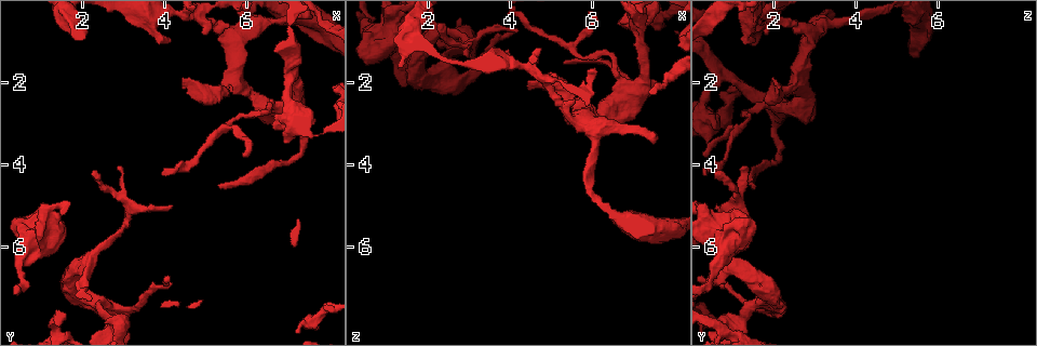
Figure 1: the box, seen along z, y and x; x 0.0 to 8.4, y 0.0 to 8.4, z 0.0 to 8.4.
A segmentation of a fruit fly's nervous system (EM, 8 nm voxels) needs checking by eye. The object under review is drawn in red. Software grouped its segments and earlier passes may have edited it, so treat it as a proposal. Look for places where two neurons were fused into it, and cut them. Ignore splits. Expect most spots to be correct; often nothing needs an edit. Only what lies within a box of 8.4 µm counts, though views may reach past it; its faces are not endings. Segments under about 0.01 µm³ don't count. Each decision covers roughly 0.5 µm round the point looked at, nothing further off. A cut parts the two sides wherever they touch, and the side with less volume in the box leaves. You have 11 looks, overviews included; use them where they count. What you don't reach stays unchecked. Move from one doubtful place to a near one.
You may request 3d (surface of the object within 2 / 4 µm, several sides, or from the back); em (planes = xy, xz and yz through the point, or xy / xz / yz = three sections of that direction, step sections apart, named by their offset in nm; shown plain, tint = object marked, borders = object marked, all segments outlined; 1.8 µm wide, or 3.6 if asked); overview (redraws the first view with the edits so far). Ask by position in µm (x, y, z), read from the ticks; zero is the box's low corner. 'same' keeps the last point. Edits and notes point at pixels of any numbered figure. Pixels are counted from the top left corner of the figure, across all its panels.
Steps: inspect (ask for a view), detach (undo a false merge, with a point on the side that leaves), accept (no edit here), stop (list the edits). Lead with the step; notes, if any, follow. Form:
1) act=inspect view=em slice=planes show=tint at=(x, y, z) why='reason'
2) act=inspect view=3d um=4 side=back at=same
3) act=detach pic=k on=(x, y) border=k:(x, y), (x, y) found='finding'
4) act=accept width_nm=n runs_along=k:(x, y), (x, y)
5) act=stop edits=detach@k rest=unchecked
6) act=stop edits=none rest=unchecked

act=inspect view=3d um=2 at=(5.75, 2.00, 2.50) why='branch point'

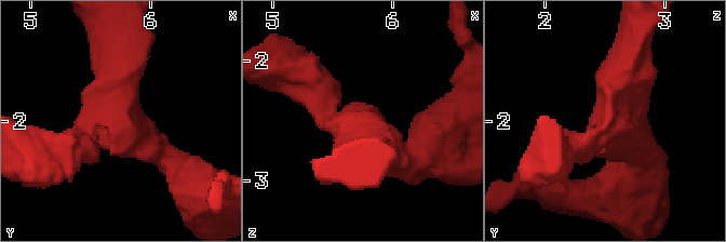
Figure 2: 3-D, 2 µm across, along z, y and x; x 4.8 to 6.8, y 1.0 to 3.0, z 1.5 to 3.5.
act=inspect view=em slice=yz step=8 show=borders at=(5.74, 2.00, 2.58) arms=3 arm_widths_nm=300,300,360 why='need the tissue'

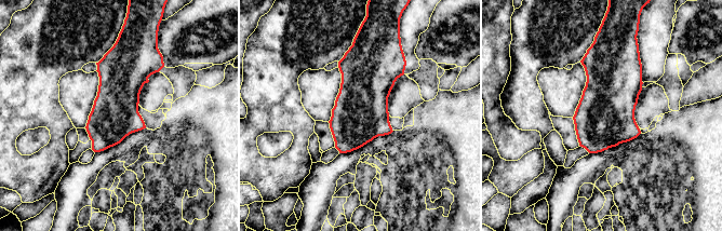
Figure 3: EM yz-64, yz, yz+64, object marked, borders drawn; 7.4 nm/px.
act=accept found='all the same neuron'

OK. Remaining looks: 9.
act=inspect view=em slice=planes show=tint at=(7.05, 1.90, 0.60) why='three arms meet'

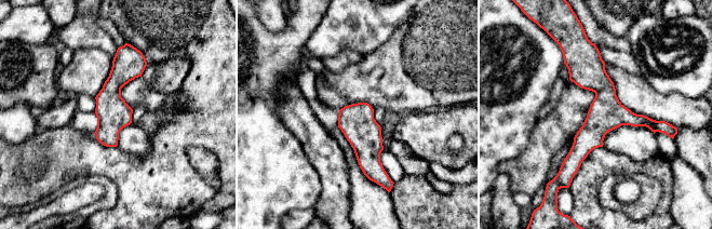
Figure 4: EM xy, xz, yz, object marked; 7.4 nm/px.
act=accept width_nm=240 runs_along=4:(594, 51), (601, 119), (571, 173) found='continuous, no second neuron'

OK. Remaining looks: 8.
act=inspect view=em slice=planes show=tint at=(3.10, 5.40, 1.20) why='a fork'

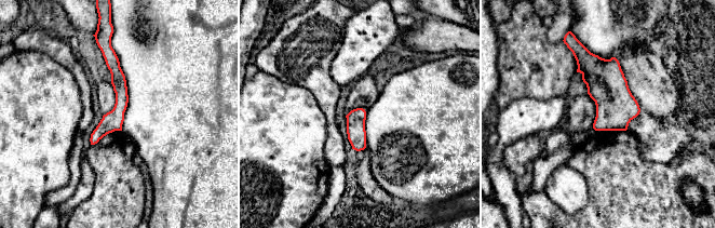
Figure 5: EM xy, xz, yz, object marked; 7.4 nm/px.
act=accept runs_along=5:(106, 50), (120, 108), (93, 141) found='all the same neuron'

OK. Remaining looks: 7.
act=inspect view=3d um=4 at=(1.15, 5.65, 0.65) why='three-way junction'

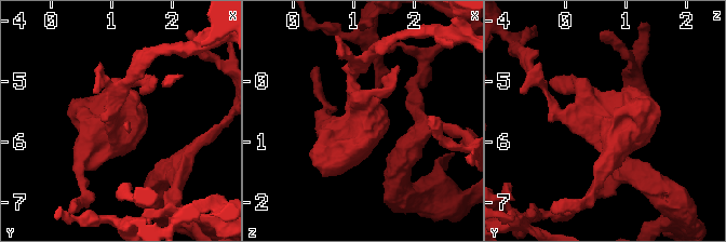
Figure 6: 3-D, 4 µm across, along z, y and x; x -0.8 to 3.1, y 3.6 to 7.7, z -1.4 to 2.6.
act=inspect view=em slice=planes show=tint at=(1.10, 5.60, 0.75) why='now the EM'

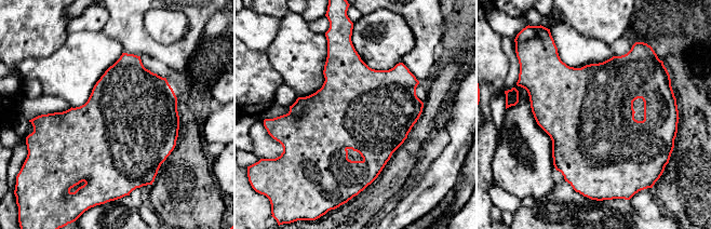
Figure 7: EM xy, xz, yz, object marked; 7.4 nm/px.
act=accept width_nm=650 found='continuous, no second neuron'

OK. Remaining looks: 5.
act=stop edits=none rest=unchecked

